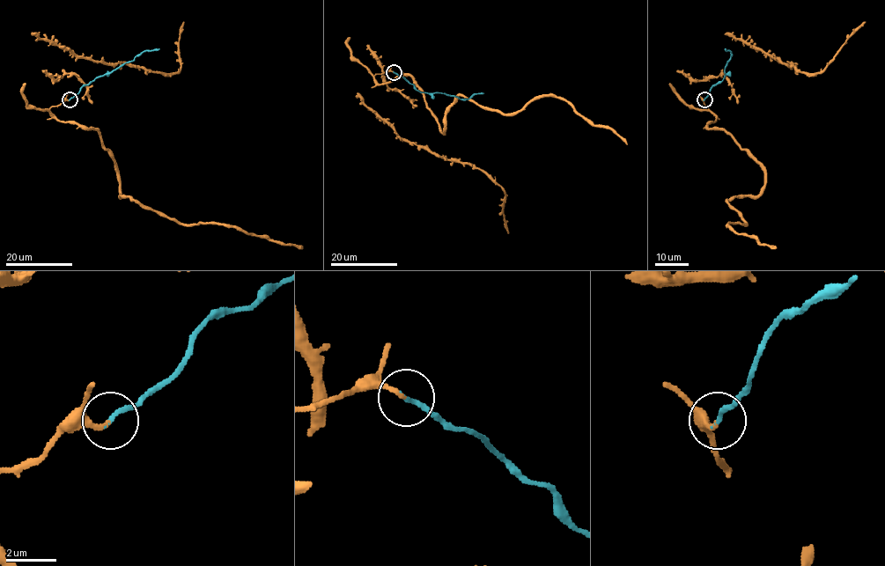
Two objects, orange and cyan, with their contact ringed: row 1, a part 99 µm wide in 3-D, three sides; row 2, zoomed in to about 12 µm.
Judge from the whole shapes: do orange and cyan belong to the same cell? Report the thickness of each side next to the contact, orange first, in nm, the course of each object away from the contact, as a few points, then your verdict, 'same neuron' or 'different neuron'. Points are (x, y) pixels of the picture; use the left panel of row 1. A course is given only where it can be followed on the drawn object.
170/180 nm | orange via (70, 99), (49, 111), (60, 120), (96, 130), (118, 173), (120, 195), (183, 224), (231, 224), (303, 248) | cyan via (70, 99), (96, 78), (109, 74), (143, 52), (159, 48) | same neuron

